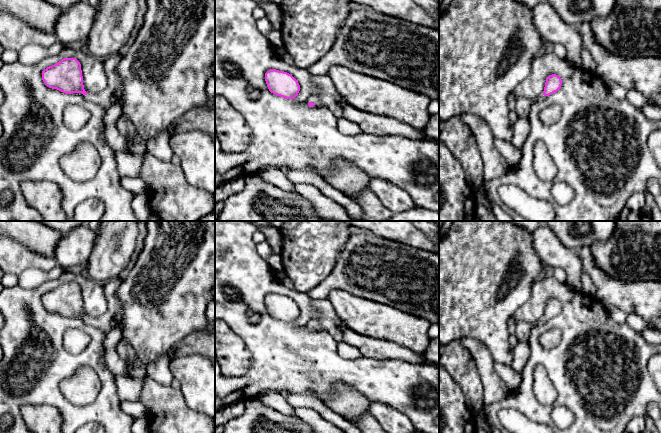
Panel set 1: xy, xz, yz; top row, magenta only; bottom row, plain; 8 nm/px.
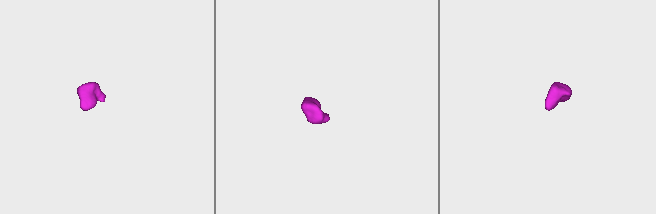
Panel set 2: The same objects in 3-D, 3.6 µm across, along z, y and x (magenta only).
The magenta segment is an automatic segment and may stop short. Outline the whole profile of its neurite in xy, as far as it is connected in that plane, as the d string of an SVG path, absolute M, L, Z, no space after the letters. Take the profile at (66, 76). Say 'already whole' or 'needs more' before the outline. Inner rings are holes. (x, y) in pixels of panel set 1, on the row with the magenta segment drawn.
needs more; M112 54L104 58L103 69L107 77L105 88L95 94L88 94L83 85L81 64L76 58L64 58L42 71L44 84L65 94L82 93L88 101L105 110L115 104L122 95L122 81L116 70L122 56Z

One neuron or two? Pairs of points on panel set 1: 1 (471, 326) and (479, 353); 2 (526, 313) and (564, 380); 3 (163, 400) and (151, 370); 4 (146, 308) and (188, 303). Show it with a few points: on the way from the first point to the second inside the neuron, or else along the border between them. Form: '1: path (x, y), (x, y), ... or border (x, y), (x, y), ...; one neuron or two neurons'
1: border (460, 338), (476, 338), (480, 340), (491, 355); two neurons
2: path (555, 294), (568, 304), (568, 342), (564, 351); one neuron
3: border (146, 375), (159, 383), (170, 385); two neurons
4: path (156, 308), (163, 303), (178, 303); one neuron

